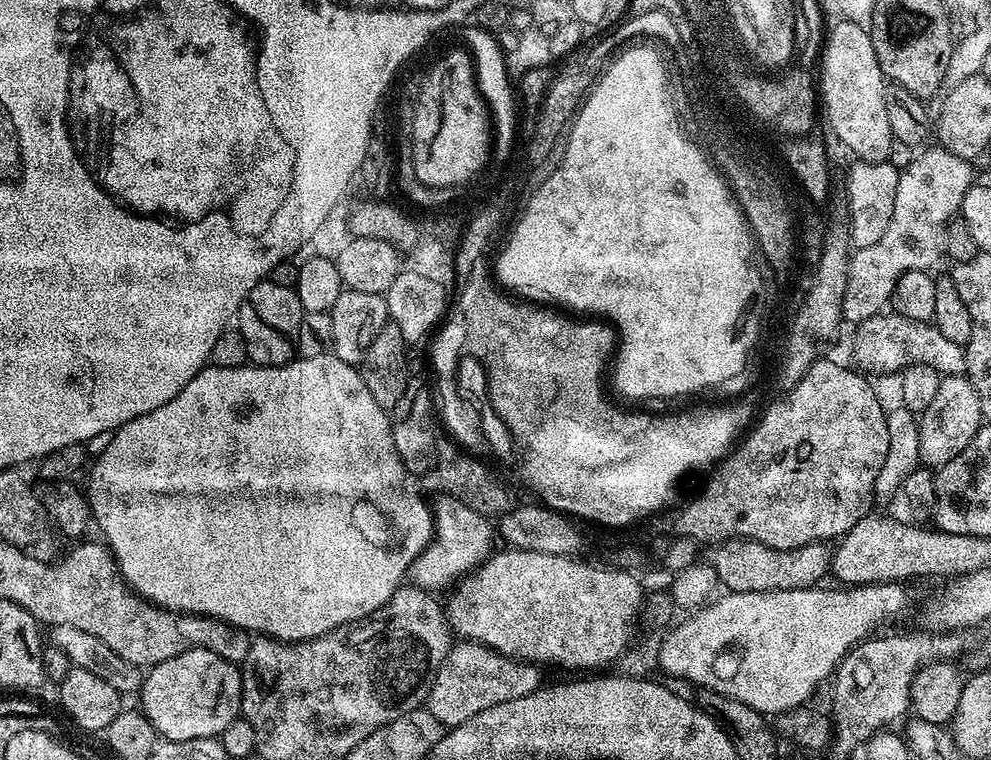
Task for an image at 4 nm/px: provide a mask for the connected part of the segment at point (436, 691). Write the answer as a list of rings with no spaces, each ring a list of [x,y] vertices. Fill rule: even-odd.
[[[456,642],[449,648],[442,666],[432,679],[426,707],[445,729],[457,728],[462,722],[474,718],[474,714],[490,710],[490,706],[499,706],[501,702],[514,702],[514,698],[534,694],[534,690],[542,686],[540,672],[537,665],[504,656],[484,644]]]

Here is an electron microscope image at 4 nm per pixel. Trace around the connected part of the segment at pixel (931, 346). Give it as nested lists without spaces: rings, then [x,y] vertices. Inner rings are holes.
[[[879,314],[855,325],[856,337],[852,340],[852,356],[856,359],[855,367],[861,373],[893,372],[899,374],[909,364],[934,366],[941,377],[962,376],[968,370],[968,353],[965,345],[950,342],[942,335],[935,323],[926,320],[911,320],[895,314]]]

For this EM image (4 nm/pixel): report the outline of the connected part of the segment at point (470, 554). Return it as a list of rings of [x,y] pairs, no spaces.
[[[440,494],[434,500],[434,531],[432,541],[422,550],[420,557],[412,563],[410,580],[417,588],[437,590],[436,588],[451,589],[461,578],[468,575],[472,569],[487,560],[494,551],[494,528],[490,525],[489,517],[479,516],[453,496]]]

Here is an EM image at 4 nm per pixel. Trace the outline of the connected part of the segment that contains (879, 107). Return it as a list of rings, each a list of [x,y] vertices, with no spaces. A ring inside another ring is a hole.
[[[837,20],[832,29],[827,29],[818,60],[818,96],[822,101],[822,116],[828,119],[841,146],[849,148],[856,160],[882,164],[894,152],[890,122],[886,119],[886,77],[874,54],[871,31],[852,20]]]

